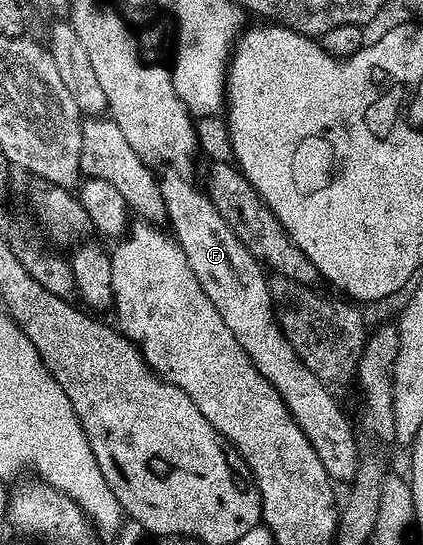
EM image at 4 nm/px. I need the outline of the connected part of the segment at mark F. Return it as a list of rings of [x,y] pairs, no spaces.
[[[178,169],[164,170],[167,171],[158,181],[161,200],[165,200],[169,230],[185,252],[185,260],[189,260],[189,268],[193,268],[197,284],[201,284],[205,296],[213,300],[213,308],[221,312],[221,320],[230,324],[238,335],[237,341],[251,357],[251,363],[283,397],[293,420],[297,420],[301,432],[305,432],[309,444],[313,444],[313,452],[321,456],[327,475],[336,483],[350,483],[359,470],[361,453],[356,427],[331,395],[332,387],[300,360],[298,352],[291,347],[290,337],[275,321],[275,304],[271,300],[271,287],[264,267],[258,258],[252,256],[249,248],[237,240],[233,228],[221,220],[221,212],[213,208],[200,187],[198,190],[185,175],[178,174],[175,171]]]

